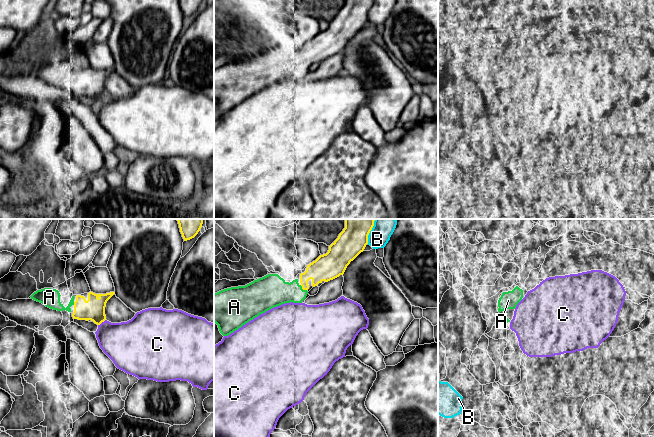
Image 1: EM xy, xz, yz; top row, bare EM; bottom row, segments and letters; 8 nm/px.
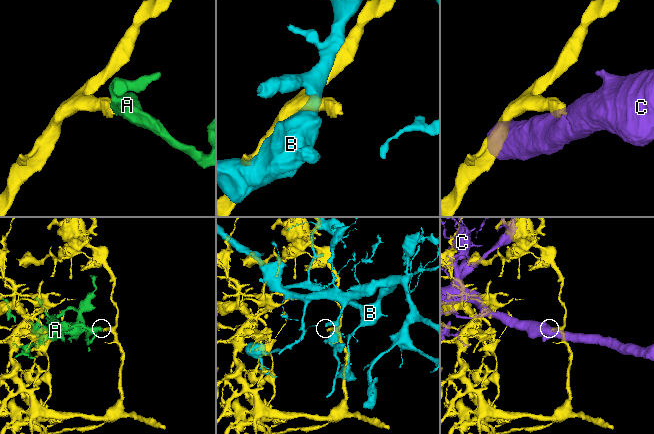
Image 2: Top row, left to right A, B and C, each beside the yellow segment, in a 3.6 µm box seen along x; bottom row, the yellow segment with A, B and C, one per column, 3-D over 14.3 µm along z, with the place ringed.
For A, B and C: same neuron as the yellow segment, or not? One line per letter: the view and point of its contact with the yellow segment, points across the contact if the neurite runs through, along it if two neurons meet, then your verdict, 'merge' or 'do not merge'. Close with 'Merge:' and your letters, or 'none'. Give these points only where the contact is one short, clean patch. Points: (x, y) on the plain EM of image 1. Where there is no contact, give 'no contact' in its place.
A: meets yellow in xz at (303, 65); merge
B: meets yellow in xz at (368, 10); do not merge
C: meets yellow in xy at (101, 98); do not merge
Merge: A

